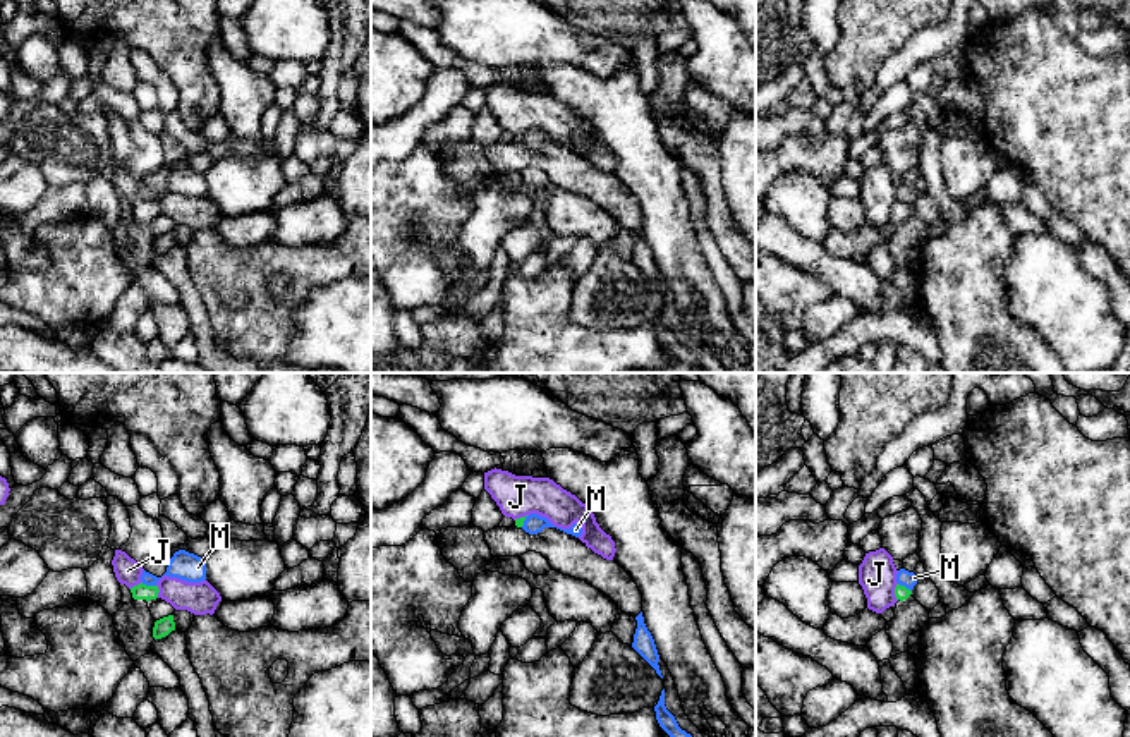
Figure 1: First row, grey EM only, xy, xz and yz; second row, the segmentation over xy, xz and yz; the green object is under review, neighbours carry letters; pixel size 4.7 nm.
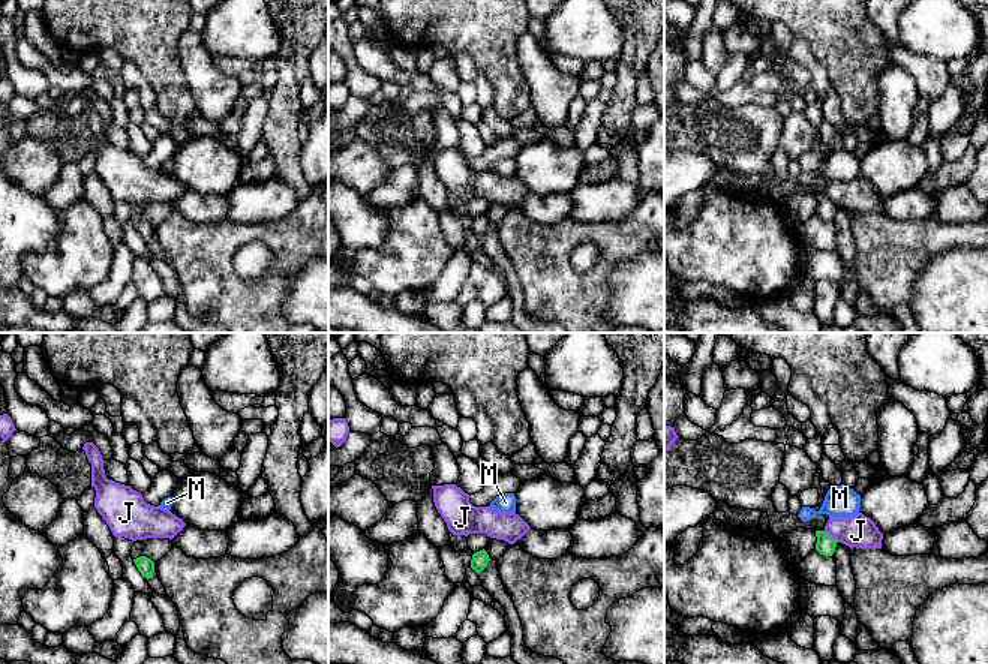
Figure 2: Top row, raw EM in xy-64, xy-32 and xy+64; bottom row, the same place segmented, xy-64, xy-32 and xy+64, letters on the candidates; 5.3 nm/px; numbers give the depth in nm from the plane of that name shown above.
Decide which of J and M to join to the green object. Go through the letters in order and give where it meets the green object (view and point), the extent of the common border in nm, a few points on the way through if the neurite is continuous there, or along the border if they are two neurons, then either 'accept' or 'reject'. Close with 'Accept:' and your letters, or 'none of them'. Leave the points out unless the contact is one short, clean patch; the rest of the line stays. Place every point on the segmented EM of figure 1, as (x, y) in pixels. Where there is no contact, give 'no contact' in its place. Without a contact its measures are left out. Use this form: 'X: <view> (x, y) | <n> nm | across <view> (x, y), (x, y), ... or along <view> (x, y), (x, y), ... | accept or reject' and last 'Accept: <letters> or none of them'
J: yz (895, 591) | 90 nm | along yz (897, 583), (897, 600) | reject
M: xy (148, 586) | 70 nm | along xy (141, 583), (155, 586) | reject
Accept: none of them

